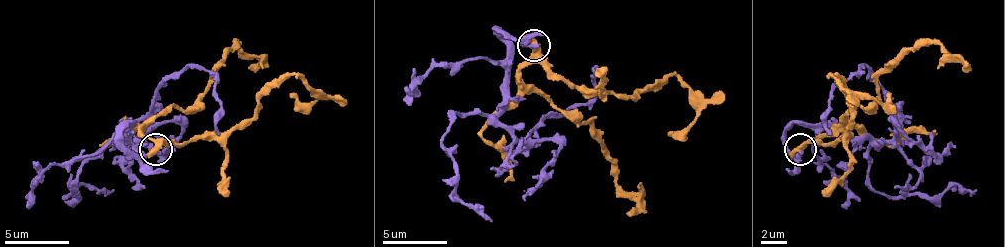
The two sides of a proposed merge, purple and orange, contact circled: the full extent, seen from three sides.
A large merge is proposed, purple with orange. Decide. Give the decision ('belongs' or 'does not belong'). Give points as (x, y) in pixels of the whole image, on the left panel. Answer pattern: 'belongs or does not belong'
does not belong

